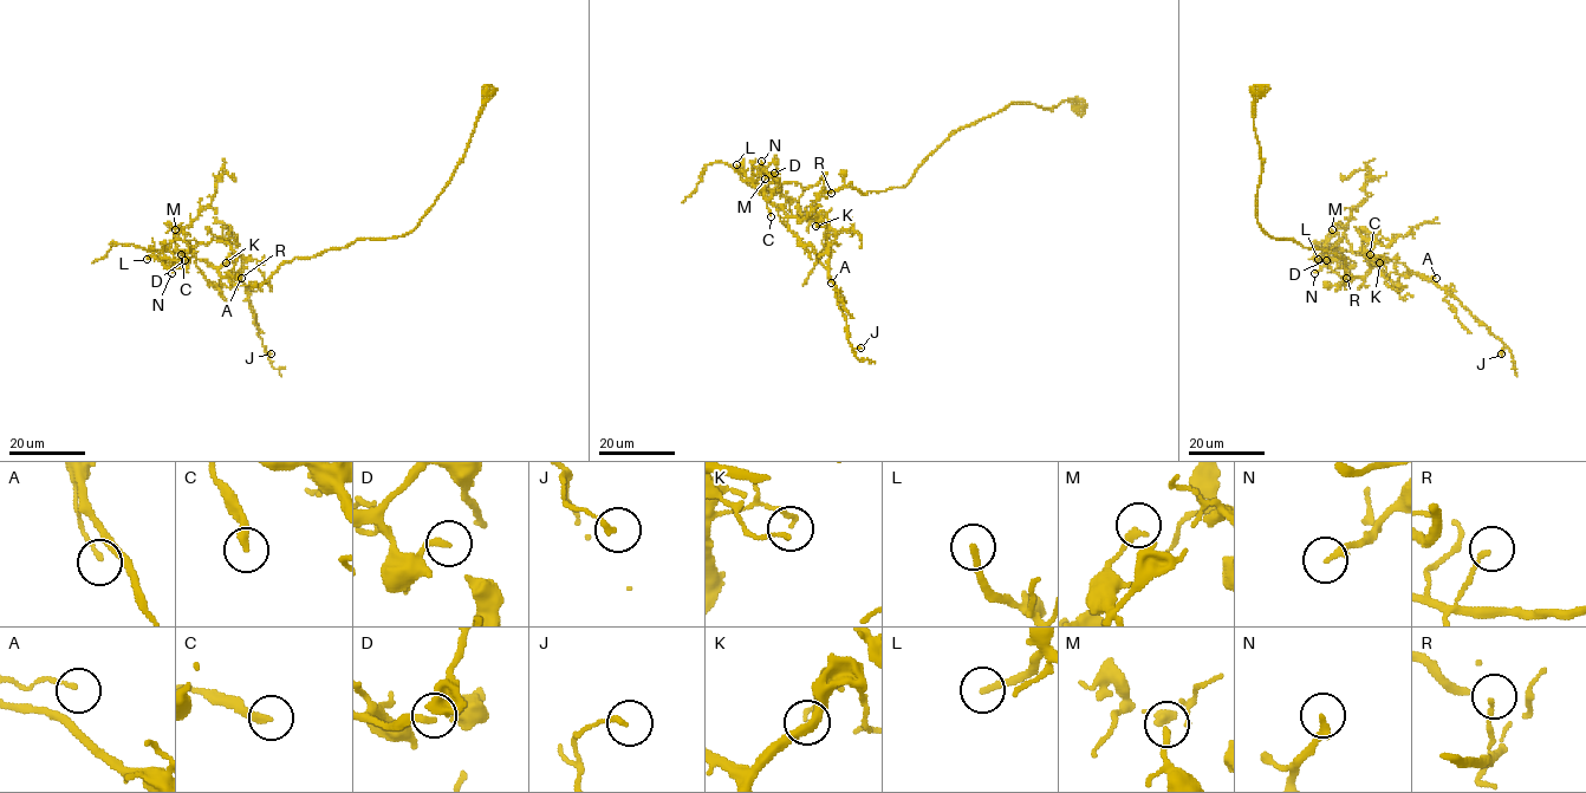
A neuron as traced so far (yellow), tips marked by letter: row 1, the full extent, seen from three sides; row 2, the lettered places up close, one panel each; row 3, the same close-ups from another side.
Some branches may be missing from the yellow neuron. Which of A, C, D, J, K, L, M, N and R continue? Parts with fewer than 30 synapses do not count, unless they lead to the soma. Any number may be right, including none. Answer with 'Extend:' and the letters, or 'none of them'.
Extend: L

